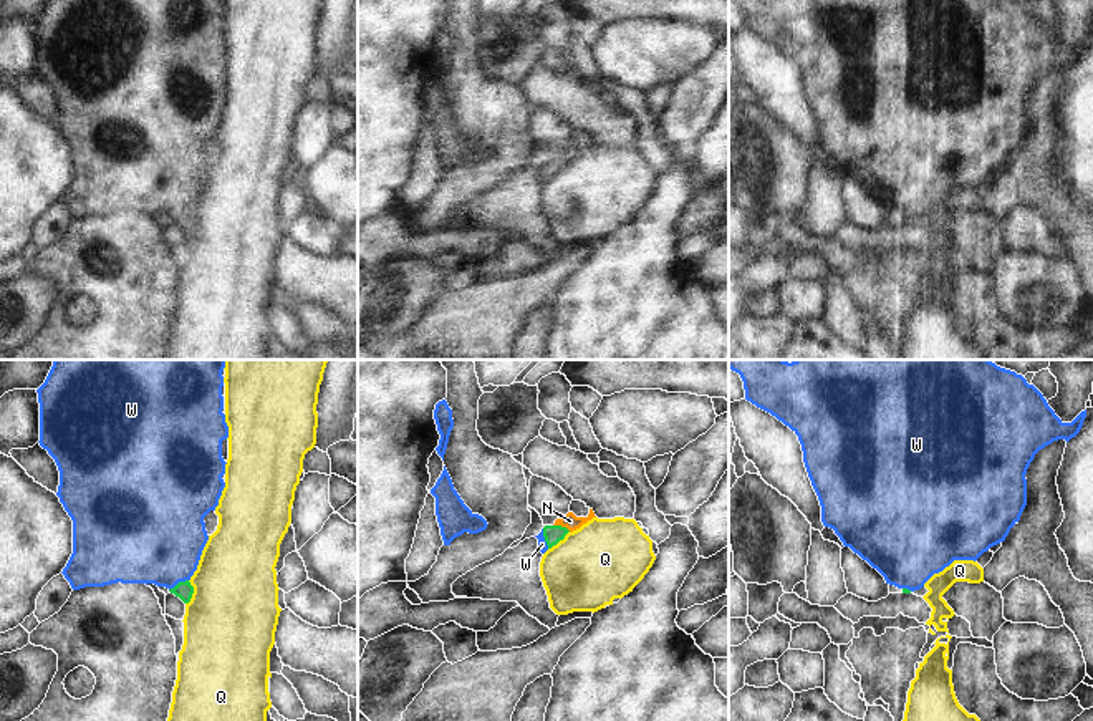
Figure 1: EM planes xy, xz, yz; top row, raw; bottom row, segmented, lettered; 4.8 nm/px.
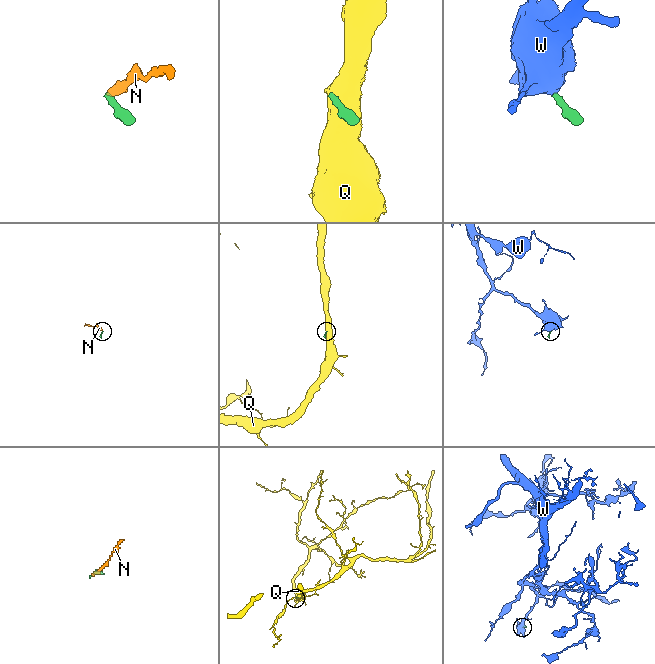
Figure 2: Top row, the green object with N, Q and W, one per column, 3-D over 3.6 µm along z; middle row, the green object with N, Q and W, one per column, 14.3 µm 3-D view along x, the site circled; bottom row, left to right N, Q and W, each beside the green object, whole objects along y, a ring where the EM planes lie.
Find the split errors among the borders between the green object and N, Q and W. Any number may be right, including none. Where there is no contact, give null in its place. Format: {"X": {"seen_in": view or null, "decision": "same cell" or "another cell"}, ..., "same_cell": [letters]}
{"N": {"seen_in": "xz", "decision": "another cell"}, "Q": {"seen_in": "xy", "decision": "another cell"}, "W": {"seen_in": "xy", "decision": "same cell"}, "same_cell": ["W"]}

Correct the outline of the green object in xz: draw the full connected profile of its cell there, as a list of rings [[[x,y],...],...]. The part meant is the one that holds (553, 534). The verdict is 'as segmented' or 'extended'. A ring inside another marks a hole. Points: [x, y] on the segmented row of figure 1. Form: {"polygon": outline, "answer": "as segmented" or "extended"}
{"polygon": [[[545,525],[542,532],[535,535],[538,539],[540,552],[545,554],[548,549],[563,540],[568,532],[570,530],[561,525]]], "answer": "extended"}

